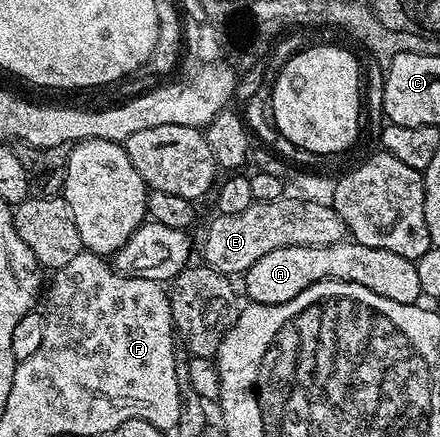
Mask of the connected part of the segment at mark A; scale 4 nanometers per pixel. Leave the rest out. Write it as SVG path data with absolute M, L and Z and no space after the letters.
M344 240L337 244L329 244L321 248L294 246L293 248L276 248L273 252L265 252L261 260L257 260L242 275L241 286L247 289L248 299L261 304L281 304L285 300L293 300L297 292L309 288L313 281L311 270L320 279L335 278L339 282L356 282L362 286L379 284L383 273L399 274L399 287L386 291L389 300L397 300L401 304L415 304L421 295L418 285L413 284L413 263L408 258L396 254L386 254L381 248L369 248L354 240Z

